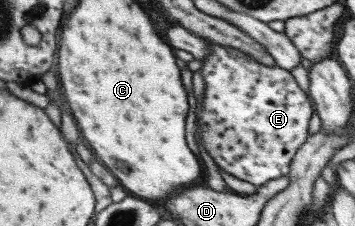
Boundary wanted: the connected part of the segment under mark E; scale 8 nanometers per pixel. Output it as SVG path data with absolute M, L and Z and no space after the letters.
M204 40L207 44L208 53L202 60L199 60L195 65L197 65L197 71L201 74L205 91L203 93L203 99L201 99L201 105L196 104L195 118L196 125L200 125L201 129L201 142L207 154L212 158L214 164L219 166L221 170L227 172L235 178L245 180L245 182L250 182L253 186L258 187L262 184L265 184L269 179L276 179L288 174L289 163L293 158L295 151L305 142L305 139L308 137L307 126L309 126L309 118L313 114L314 109L312 108L311 102L309 102L309 97L307 93L297 87L297 84L293 80L293 77L288 70L279 68L278 66L263 66L258 62L255 62L252 58L249 58L246 54L243 54L241 51L231 49L229 47L221 47L215 42L208 42Z

